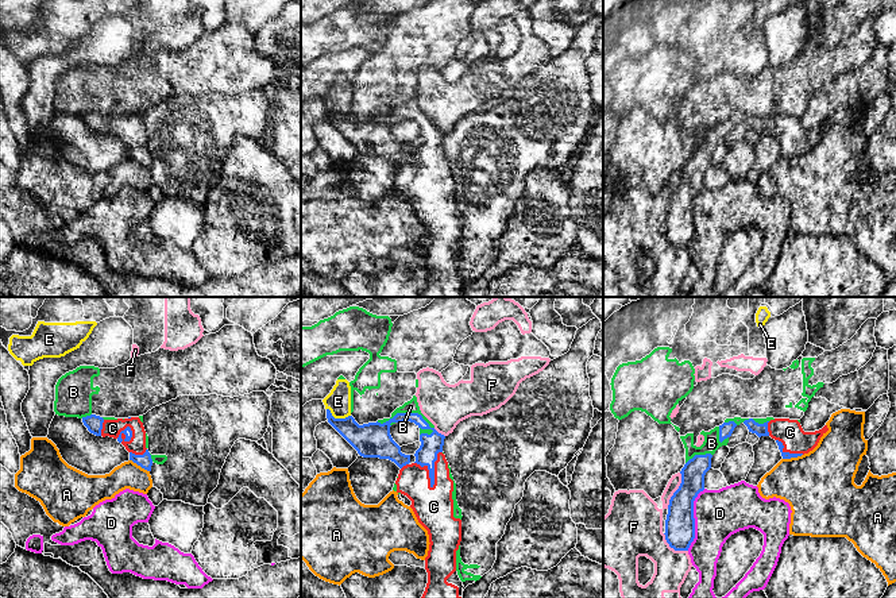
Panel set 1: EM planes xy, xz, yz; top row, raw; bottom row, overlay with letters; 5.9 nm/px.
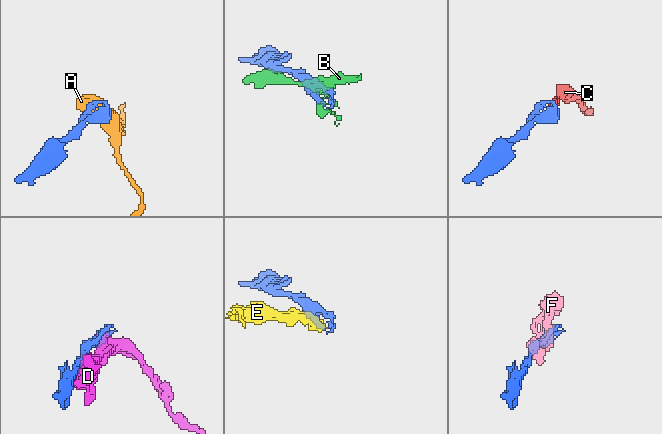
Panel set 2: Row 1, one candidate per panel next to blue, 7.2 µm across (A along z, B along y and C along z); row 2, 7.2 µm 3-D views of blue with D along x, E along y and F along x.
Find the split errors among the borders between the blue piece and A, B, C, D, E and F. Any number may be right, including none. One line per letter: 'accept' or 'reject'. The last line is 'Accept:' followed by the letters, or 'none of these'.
A: reject
B: reject
C: accept
D: reject
E: reject
F: reject
Accept: C

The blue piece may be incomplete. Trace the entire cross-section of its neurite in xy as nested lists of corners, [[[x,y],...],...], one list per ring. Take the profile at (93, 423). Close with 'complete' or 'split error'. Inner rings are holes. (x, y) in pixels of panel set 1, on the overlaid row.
[[[90,414],[82,417],[82,423],[96,436],[116,439],[130,452],[130,460],[151,471],[152,459],[146,448],[146,431],[139,417],[104,420],[100,416]]]; split error

